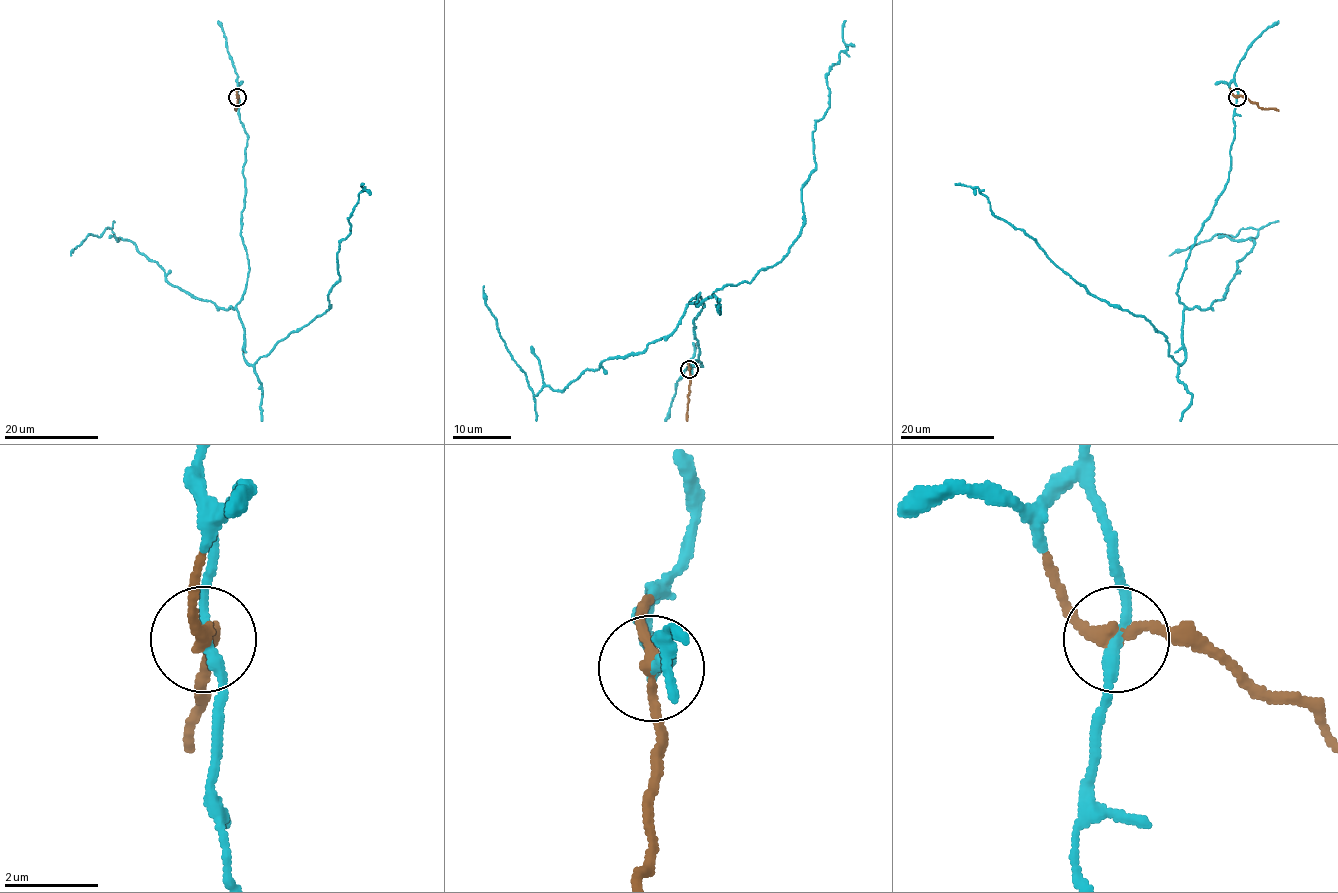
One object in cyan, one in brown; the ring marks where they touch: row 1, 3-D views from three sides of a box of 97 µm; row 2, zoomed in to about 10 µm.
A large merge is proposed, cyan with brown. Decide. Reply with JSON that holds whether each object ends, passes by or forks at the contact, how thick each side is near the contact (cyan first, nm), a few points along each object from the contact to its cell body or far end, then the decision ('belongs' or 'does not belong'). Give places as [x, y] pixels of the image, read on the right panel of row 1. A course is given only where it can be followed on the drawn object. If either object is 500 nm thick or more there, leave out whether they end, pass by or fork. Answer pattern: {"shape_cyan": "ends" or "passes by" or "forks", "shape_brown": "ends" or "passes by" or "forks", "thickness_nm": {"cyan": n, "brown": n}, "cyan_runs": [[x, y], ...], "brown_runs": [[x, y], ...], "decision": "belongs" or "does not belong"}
{"shape_cyan": "passes by", "shape_brown": "passes by", "thickness_nm": {"cyan": 220, "brown": 240}, "cyan_runs": [[1237, 97], [1227, 184], [1176, 292], [1180, 365], [1143, 316], [1095, 297], [998, 218], [977, 188], [955, 183]], "brown_runs": [[1237, 97], [1245, 96], [1260, 108], [1278, 111]], "decision": "belongs"}

